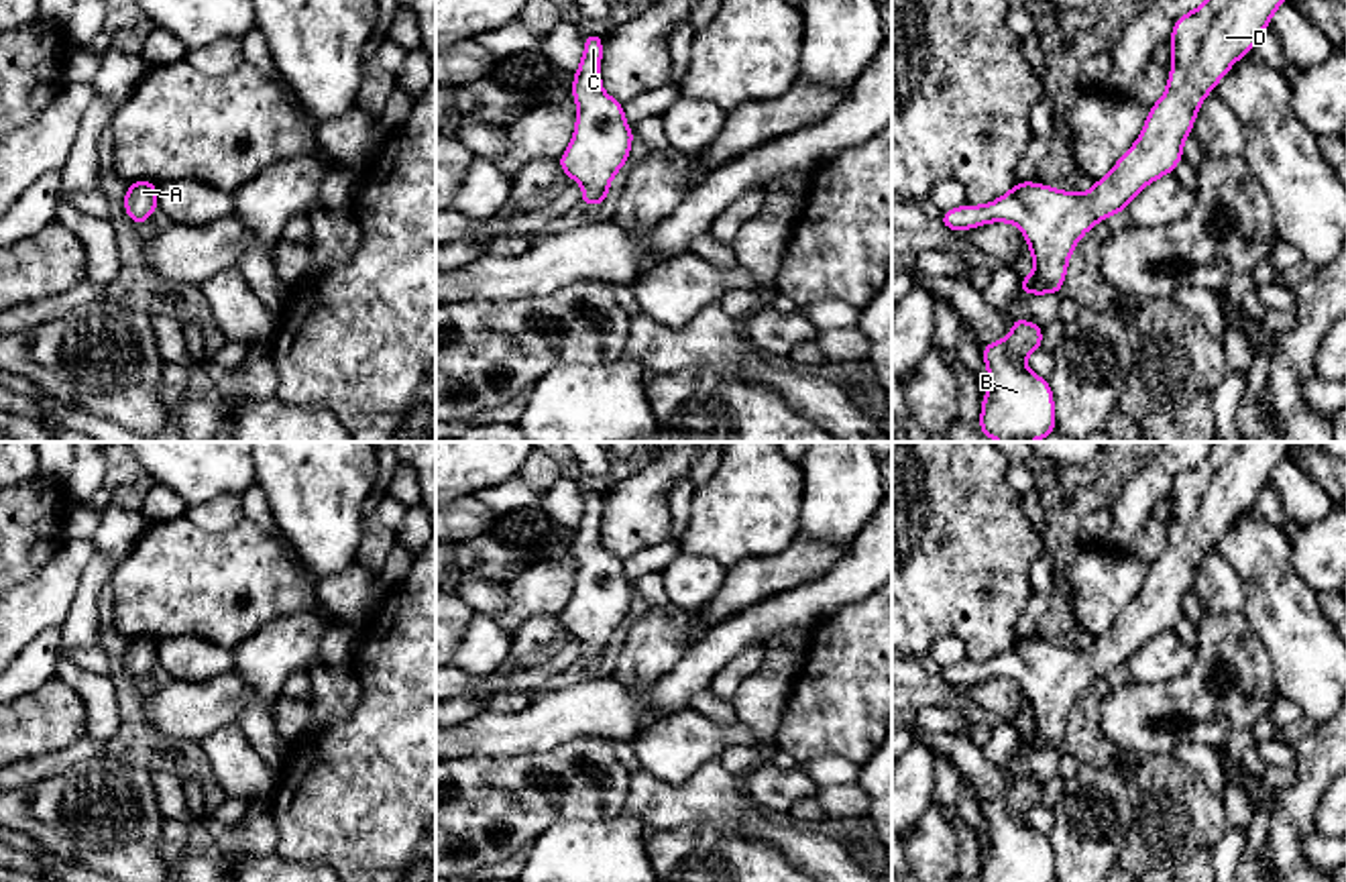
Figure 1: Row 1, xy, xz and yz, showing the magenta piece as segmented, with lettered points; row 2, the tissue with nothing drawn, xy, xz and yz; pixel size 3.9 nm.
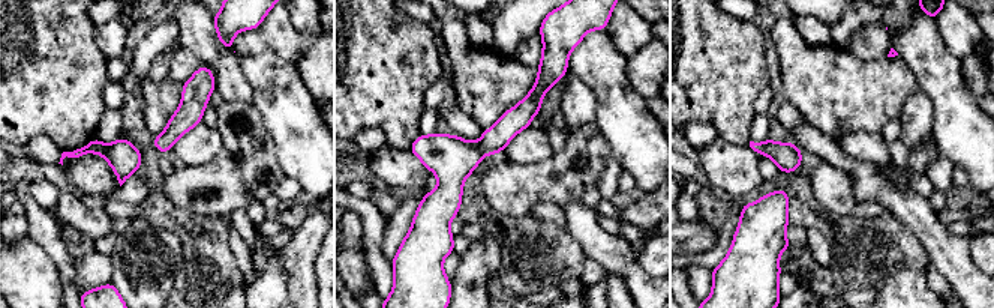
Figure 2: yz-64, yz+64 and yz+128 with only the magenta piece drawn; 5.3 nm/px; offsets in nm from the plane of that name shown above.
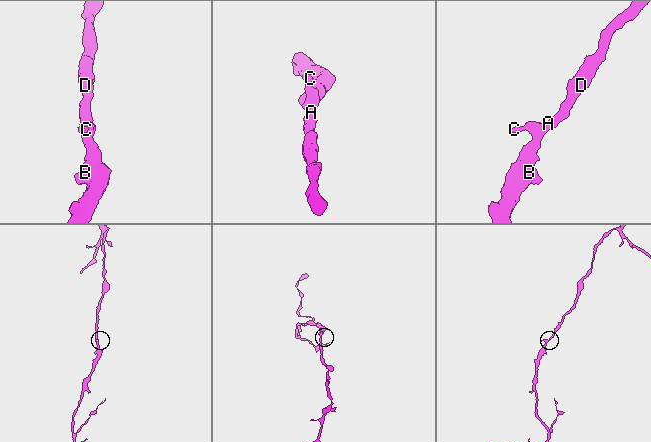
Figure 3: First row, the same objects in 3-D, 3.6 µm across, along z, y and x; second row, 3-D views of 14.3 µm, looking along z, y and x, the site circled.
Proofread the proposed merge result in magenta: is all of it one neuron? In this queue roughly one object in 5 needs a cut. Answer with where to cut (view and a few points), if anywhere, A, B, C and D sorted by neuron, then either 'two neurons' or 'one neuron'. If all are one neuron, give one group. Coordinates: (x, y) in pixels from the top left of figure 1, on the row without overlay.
no cut | A B C D | one neuron

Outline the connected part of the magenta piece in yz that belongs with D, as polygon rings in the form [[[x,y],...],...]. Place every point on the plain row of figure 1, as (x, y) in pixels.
[[[1214,442],[1210,454],[1195,466],[1181,471],[1171,487],[1173,521],[1163,554],[1151,562],[1146,578],[1136,599],[1116,617],[1114,625],[1093,638],[1083,650],[1071,650],[1032,638],[1018,638],[1008,650],[986,662],[963,660],[939,670],[951,688],[969,686],[988,678],[1016,680],[1032,709],[1034,727],[1022,733],[1016,748],[1043,752],[1061,750],[1067,719],[1077,697],[1116,668],[1124,668],[1134,652],[1155,636],[1173,629],[1183,615],[1183,597],[1191,591],[1203,554],[1228,526],[1256,503],[1260,489],[1271,481],[1271,473],[1289,452],[1291,442]]]

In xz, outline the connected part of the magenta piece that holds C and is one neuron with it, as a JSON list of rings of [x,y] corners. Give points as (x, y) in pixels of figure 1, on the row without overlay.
[[[588,489],[584,493],[584,509],[578,526],[574,528],[574,540],[570,552],[578,560],[574,593],[568,605],[558,615],[560,625],[572,633],[572,638],[584,644],[580,664],[611,658],[607,644],[617,627],[627,619],[631,597],[635,589],[625,578],[623,560],[607,552],[601,544],[601,513],[603,493]]]

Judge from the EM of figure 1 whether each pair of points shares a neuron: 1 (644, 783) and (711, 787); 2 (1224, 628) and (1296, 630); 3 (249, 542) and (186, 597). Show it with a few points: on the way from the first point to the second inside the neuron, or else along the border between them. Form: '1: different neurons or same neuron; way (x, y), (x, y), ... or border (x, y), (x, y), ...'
1: same neuron; way (660, 795), (695, 795)
2: different neurons; border (1241, 612), (1265, 650), (1269, 673)
3: same neuron; way (233, 559), (208, 583), (202, 583)

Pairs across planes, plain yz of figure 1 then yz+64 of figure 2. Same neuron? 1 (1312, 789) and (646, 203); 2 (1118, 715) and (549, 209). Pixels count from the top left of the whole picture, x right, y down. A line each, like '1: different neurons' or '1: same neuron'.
1: same neuron
2: different neurons

